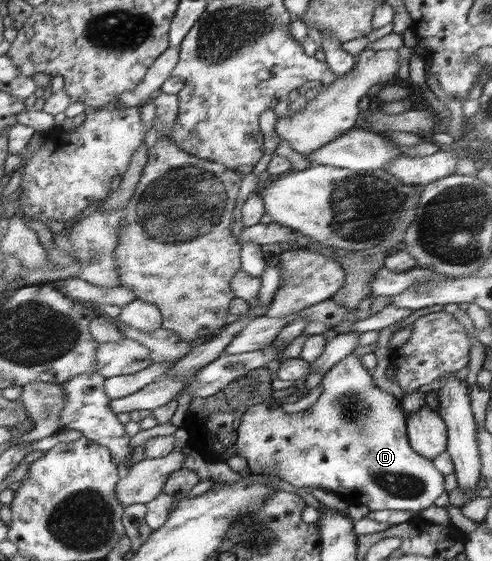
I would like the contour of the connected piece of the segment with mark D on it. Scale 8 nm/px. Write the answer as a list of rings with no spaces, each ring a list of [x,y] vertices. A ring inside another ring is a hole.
[[[348,354],[324,374],[319,386],[322,392],[318,400],[308,410],[296,414],[287,414],[280,404],[272,409],[262,403],[252,406],[242,418],[236,442],[220,460],[244,456],[247,466],[256,473],[275,474],[298,489],[326,489],[345,499],[348,505],[366,506],[370,511],[413,510],[419,513],[432,507],[436,499],[446,493],[445,474],[428,457],[417,453],[406,438],[406,414],[400,408],[400,402],[374,384],[372,374],[360,362],[360,356]]]

